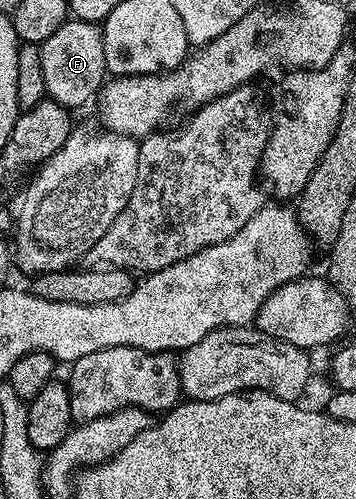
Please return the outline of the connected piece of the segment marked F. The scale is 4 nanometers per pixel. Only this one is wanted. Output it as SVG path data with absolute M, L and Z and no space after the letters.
M69 18L62 29L57 29L46 41L39 44L42 57L42 73L46 77L47 98L63 107L77 109L83 103L97 98L106 82L106 53L104 52L104 32L90 21Z

